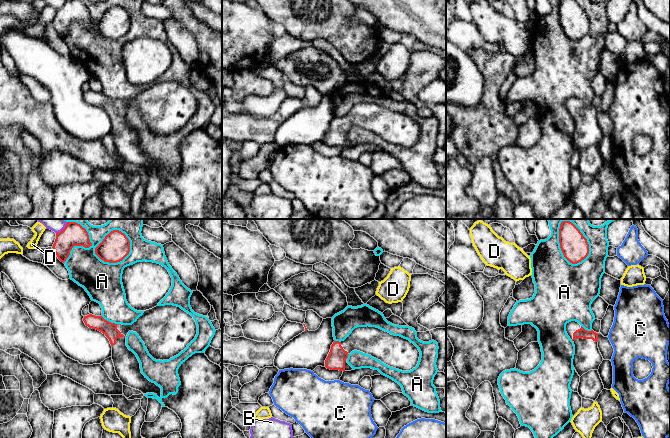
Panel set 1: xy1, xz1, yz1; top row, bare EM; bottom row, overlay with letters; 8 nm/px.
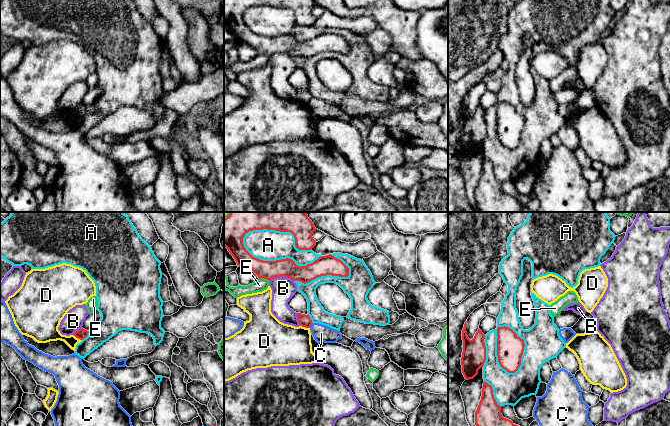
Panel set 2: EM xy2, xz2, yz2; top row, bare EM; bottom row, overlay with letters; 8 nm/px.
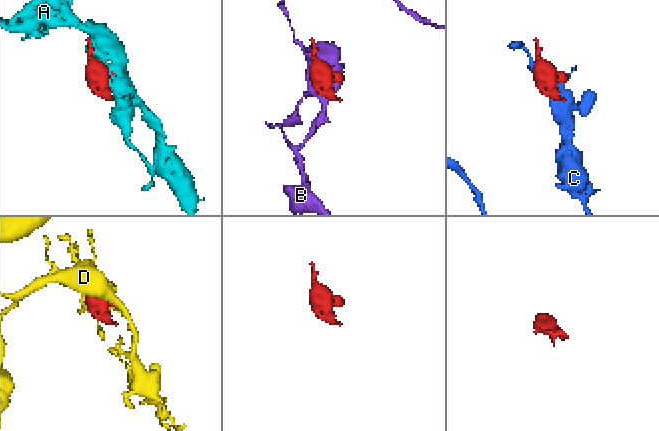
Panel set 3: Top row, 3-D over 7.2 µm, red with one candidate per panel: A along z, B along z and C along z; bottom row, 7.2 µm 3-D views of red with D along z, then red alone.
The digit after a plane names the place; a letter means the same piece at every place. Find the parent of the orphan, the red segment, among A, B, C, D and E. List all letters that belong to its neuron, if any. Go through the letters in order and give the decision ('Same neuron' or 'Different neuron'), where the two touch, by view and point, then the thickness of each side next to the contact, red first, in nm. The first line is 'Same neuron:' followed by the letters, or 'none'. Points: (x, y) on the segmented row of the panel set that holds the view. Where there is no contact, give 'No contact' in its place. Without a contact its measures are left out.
Same neuron: none
A: Different neuron. Touches red at xz2 (278, 260). Thickness 150 nm (red) against 260 nm
B: Different neuron. Touches red at xz2 (281, 275). Thickness 150 nm (red) against 190 nm
C: Different neuron. Touches red at xz2 (311, 324). Thickness 100 nm (red) against 140 nm
D: Different neuron. Touches red at xy2 (77, 337). Thickness 80 nm (red) against 180 nm
E: Different neuron. Touches red at xz2 (264, 278). Thickness 150 nm (red) against 100 nm

